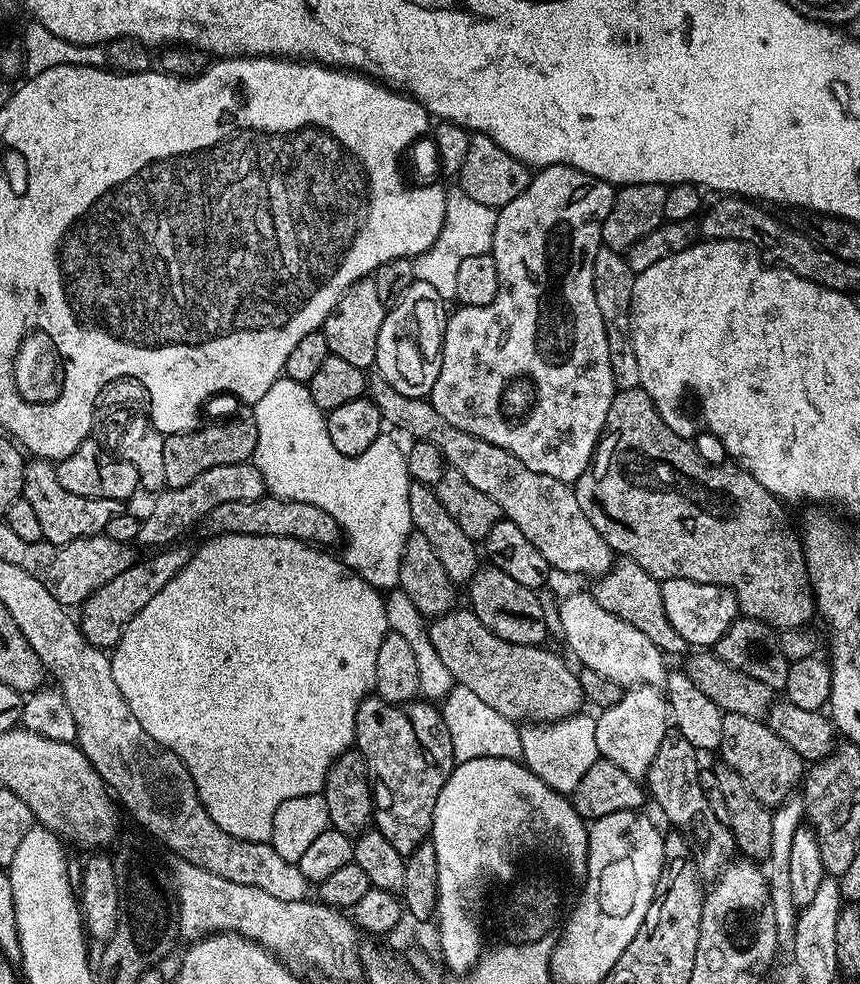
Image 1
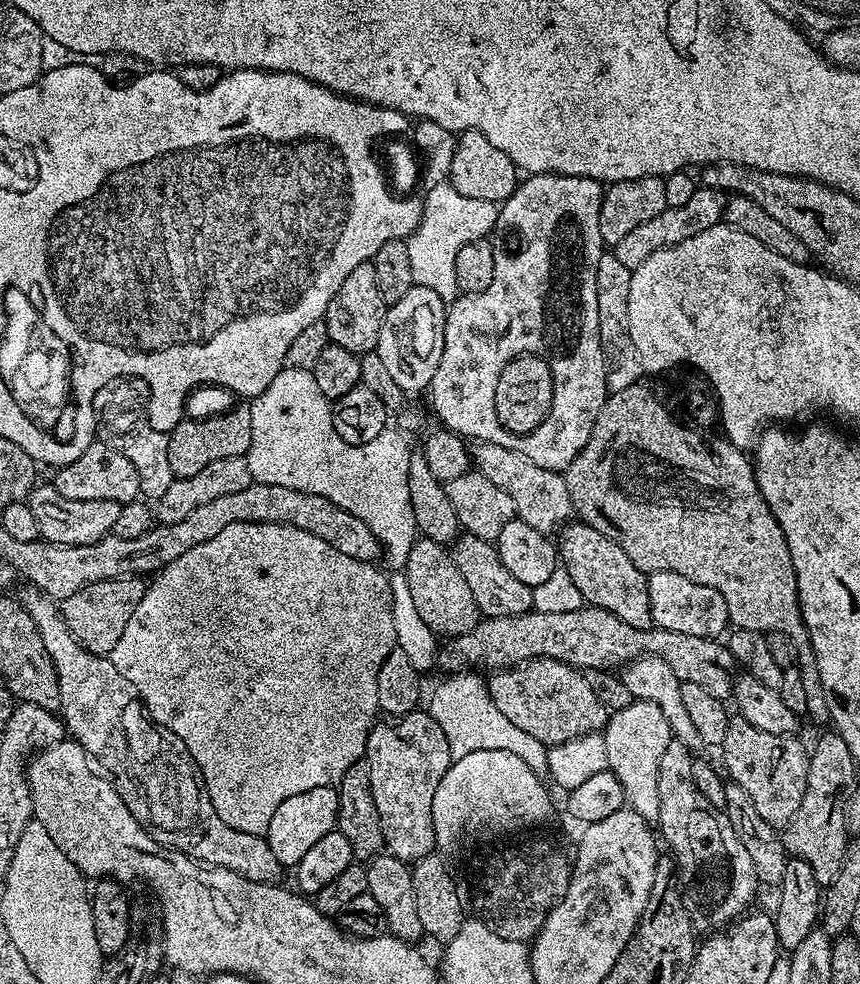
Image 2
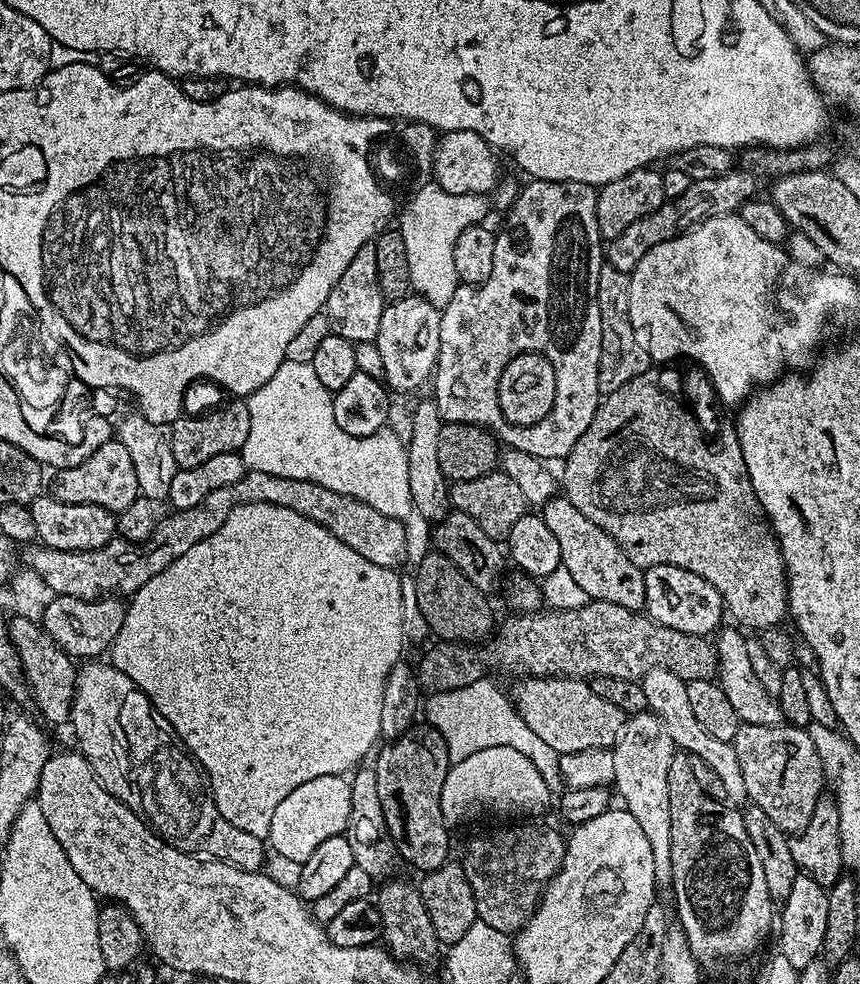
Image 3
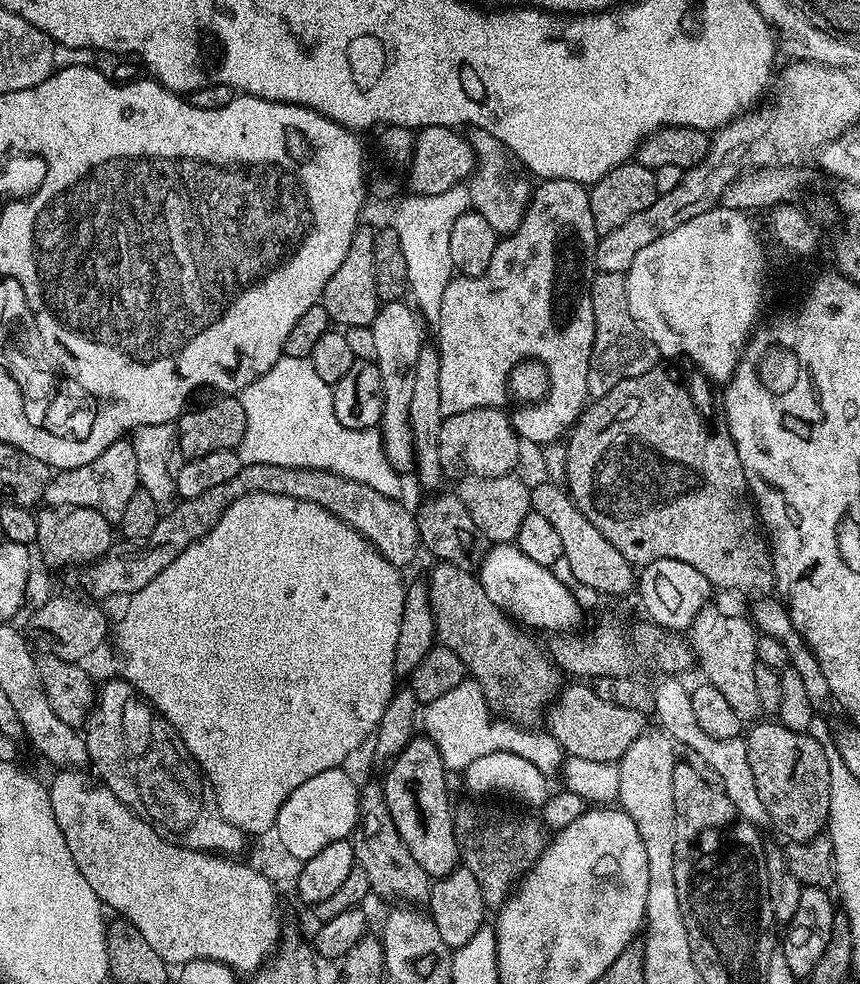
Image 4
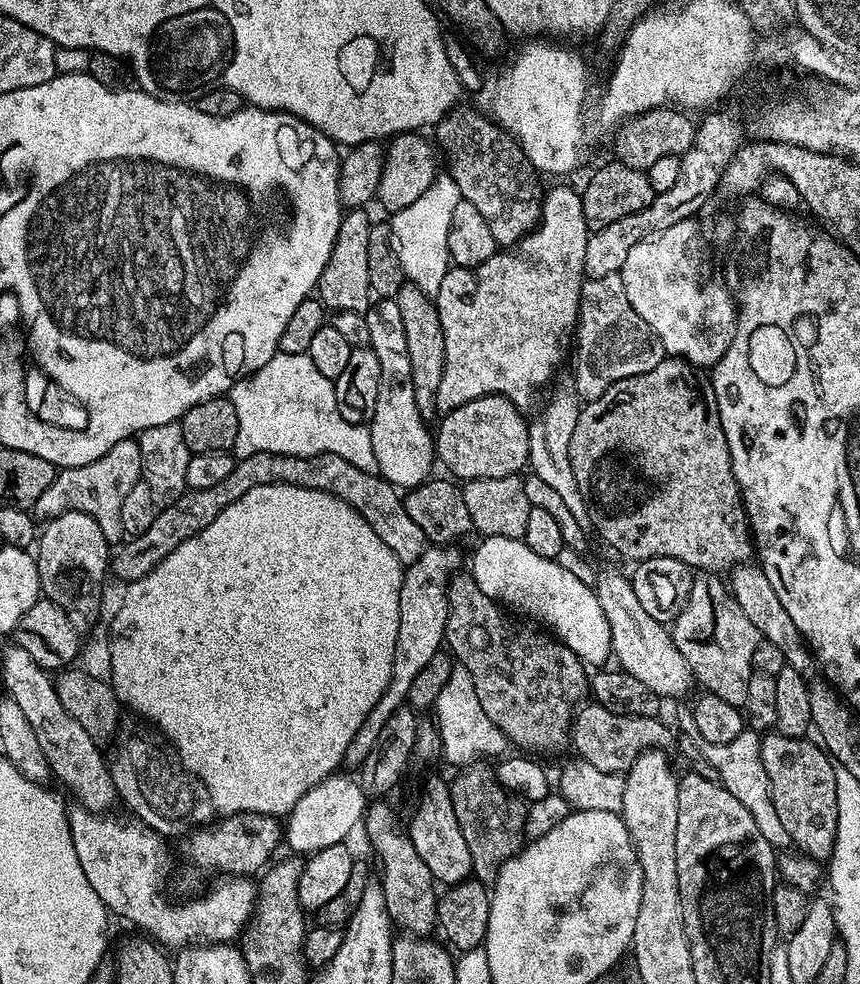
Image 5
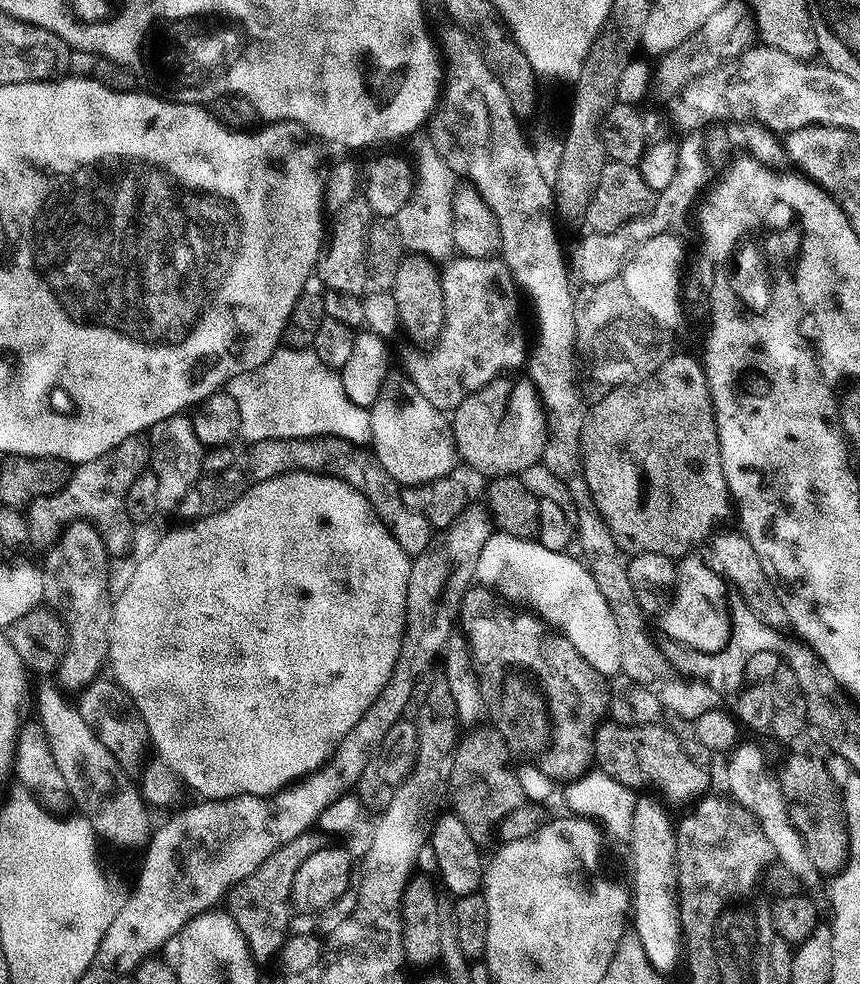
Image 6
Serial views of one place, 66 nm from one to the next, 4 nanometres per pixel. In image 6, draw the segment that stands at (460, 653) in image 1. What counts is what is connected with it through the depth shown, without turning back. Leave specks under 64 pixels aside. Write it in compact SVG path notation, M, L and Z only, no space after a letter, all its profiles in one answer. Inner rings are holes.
M601 723L595 729L592 738L592 754L595 767L609 775L610 778L617 779L618 782L624 783L628 788L636 790L639 789L641 776L644 780L649 779L652 782L656 782L657 786L672 800L686 800L690 796L692 796L691 798L696 798L709 791L707 776L709 773L690 762L690 759L687 758L686 750L679 745L678 738L663 723L646 725L607 723Z

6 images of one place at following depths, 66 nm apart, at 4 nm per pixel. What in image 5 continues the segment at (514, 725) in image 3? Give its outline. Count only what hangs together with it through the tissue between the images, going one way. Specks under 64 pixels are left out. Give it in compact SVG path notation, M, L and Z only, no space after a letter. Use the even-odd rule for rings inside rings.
M462 666L453 667L450 678L446 681L446 686L442 687L441 693L438 694L436 701L434 703L434 709L436 709L436 720L434 719L434 727L437 732L440 734L440 752L442 756L445 756L450 763L456 764L455 766L463 766L470 764L476 761L479 761L481 758L488 758L484 756L496 756L499 757L504 747L509 747L510 741L504 737L502 730L498 730L498 726L494 726L494 722L490 722L490 718L486 718L486 710L482 710L482 702L478 702L478 690L474 690L474 678L470 678L470 674Z

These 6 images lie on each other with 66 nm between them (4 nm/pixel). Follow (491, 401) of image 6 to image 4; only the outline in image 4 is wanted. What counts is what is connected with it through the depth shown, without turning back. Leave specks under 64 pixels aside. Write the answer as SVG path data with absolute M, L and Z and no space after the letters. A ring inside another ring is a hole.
M475 408L444 417L442 434L438 438L438 454L445 477L463 478L471 473L482 478L494 478L509 475L515 469L512 467L520 460L520 444L521 437L514 431L507 411Z

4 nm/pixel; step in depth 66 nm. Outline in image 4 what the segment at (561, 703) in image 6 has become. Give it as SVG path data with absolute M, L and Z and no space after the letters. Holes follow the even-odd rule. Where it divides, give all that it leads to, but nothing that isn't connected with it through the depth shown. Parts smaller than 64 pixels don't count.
M443 562L433 563L432 573L426 577L428 597L434 614L436 639L439 643L449 647L458 654L467 668L467 675L475 680L482 690L486 702L492 707L493 713L499 714L503 719L511 720L517 726L536 726L541 723L546 709L555 701L562 691L562 672L550 662L549 657L536 649L529 633L523 627L517 626L504 611L490 598L486 598L486 590L482 590L479 579L473 573L462 570L453 564Z

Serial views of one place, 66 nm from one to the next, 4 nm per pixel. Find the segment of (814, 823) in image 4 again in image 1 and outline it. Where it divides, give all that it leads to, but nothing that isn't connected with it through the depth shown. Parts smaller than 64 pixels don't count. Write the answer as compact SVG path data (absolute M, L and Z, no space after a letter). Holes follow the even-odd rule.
M724 713L718 752L724 755L723 763L744 779L754 798L761 800L765 806L783 805L793 795L791 792L801 787L806 775L806 761L787 742L778 738L763 719L754 716Z

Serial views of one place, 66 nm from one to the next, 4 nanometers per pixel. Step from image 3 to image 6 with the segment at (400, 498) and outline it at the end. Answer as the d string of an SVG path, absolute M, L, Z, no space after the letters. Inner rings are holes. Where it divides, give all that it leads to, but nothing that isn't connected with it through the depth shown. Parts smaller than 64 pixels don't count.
M277 348L262 366L246 374L238 374L228 381L226 391L232 395L234 402L238 402L240 431L243 439L248 439L249 445L263 440L310 440L319 436L332 436L364 446L372 439L369 409L354 406L350 398L346 398L346 390L342 390L337 369L326 367L316 352L306 348Z

